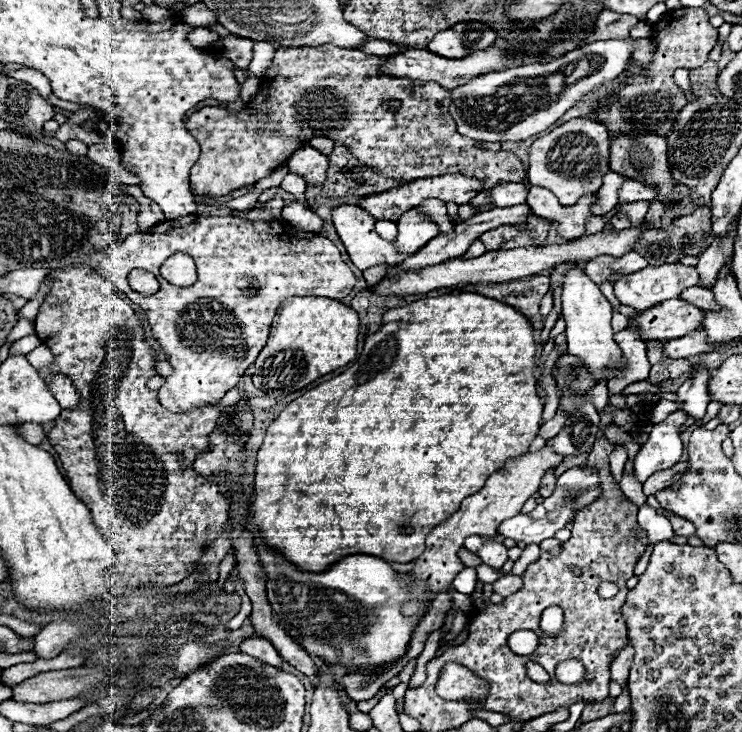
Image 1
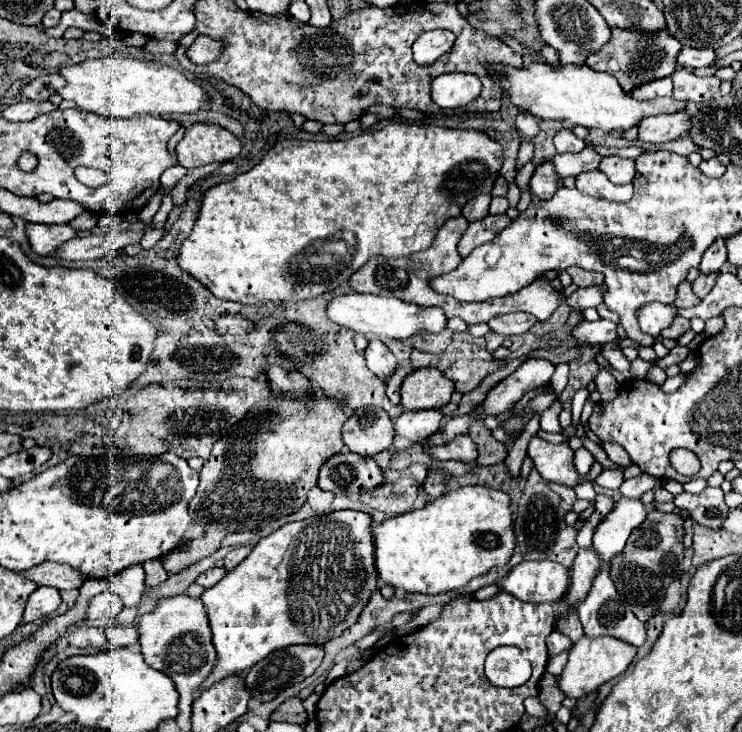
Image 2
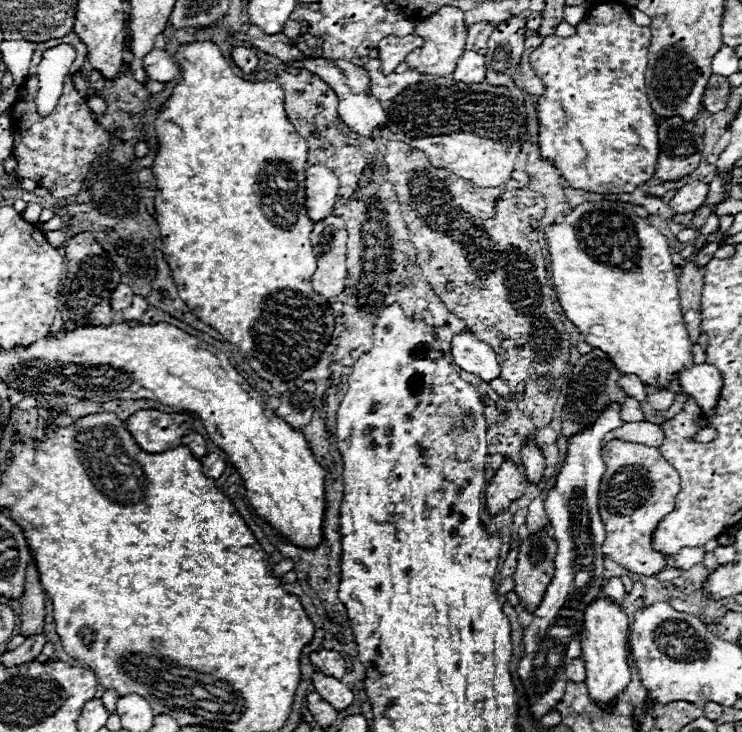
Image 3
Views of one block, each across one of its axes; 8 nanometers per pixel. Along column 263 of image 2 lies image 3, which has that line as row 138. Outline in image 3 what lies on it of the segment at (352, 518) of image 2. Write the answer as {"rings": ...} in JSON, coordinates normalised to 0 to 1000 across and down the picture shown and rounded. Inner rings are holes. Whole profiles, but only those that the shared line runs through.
{"rings":[[[833,3],[798,8],[776,38],[779,44],[768,52],[755,52],[749,46],[736,49],[728,66],[722,66],[714,77],[714,87],[736,120],[725,139],[728,208],[749,224],[771,257],[806,265],[854,262],[860,254],[881,243],[889,213],[887,172],[868,115],[876,41],[871,36],[860,36],[846,19],[846,11]]]}

